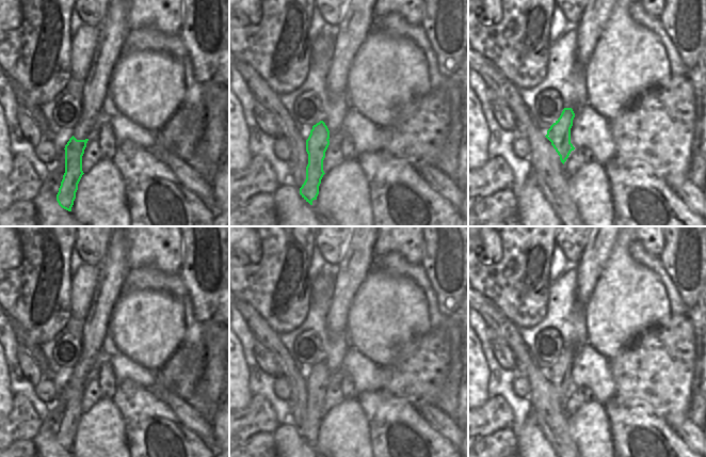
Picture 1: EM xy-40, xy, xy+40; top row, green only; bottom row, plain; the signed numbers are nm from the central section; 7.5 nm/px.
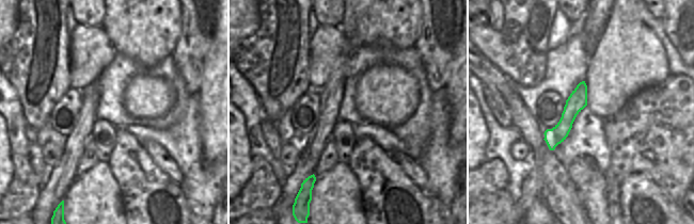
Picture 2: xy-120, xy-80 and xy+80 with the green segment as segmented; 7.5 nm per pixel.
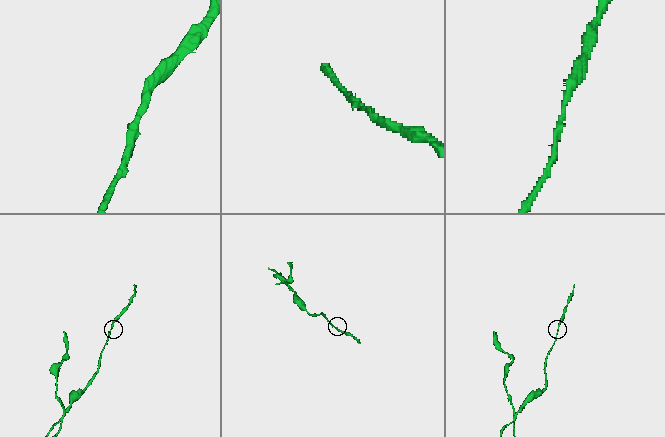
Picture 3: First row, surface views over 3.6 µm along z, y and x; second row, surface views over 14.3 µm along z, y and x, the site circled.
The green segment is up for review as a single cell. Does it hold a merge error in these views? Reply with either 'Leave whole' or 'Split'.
Split.

